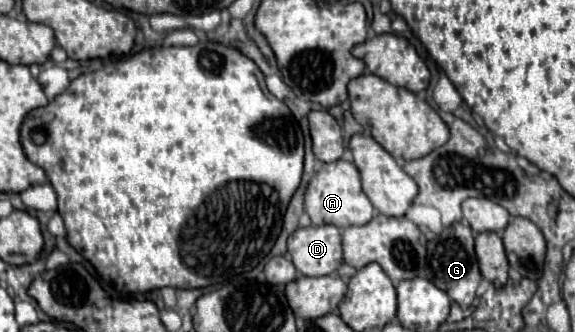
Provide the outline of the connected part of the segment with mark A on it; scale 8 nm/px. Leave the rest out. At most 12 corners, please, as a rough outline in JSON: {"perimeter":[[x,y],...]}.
{"perimeter":[[353,162],[325,164],[309,182],[313,224],[363,226],[373,204]]}

